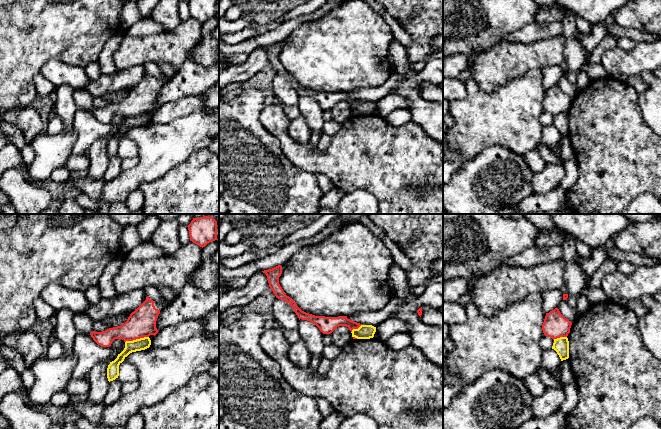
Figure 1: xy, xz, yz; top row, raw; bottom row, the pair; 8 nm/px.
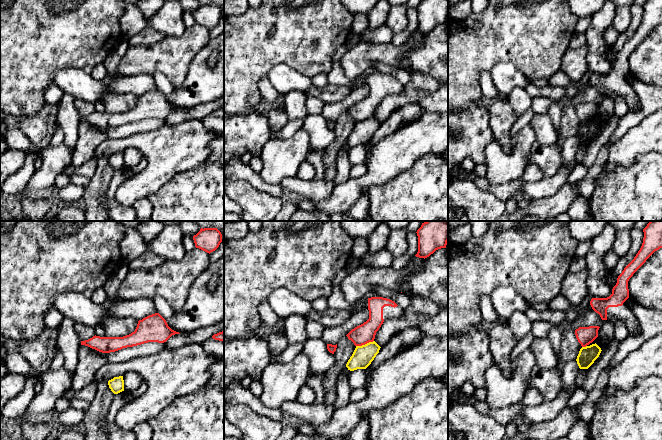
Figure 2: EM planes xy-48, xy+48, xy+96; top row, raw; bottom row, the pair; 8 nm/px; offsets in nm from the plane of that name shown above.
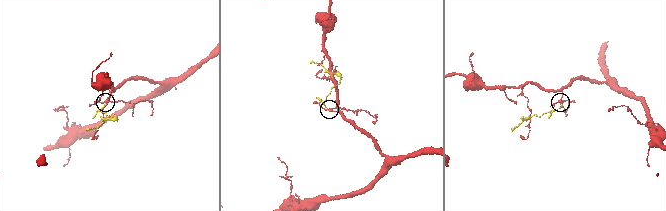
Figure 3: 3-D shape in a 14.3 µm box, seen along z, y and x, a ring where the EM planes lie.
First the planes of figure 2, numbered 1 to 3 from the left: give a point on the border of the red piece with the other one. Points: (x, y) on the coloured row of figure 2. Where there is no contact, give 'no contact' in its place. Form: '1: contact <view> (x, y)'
1: no contact
2: contact xy+48 (365, 344)
3: contact xy+96 (584, 347)

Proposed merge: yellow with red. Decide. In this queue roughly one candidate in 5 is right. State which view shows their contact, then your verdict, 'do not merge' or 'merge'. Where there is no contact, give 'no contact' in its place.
xy | do not merge

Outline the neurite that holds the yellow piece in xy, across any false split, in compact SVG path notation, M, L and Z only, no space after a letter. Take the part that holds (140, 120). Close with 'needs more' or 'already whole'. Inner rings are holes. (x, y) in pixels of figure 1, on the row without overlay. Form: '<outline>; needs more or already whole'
M144 113L136 115L133 117L126 117L124 126L118 130L117 134L110 138L107 144L107 154L108 157L113 157L119 152L119 141L124 137L124 135L132 128L141 127L149 124L151 121L151 116L149 113Z; already whole

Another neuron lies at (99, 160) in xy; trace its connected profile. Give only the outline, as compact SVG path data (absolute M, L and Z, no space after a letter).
M115 115L110 122L114 126L114 129L108 135L95 141L88 149L90 165L88 167L87 176L90 179L103 179L109 165L109 157L107 154L108 141L117 134L118 125L123 119L124 116Z

